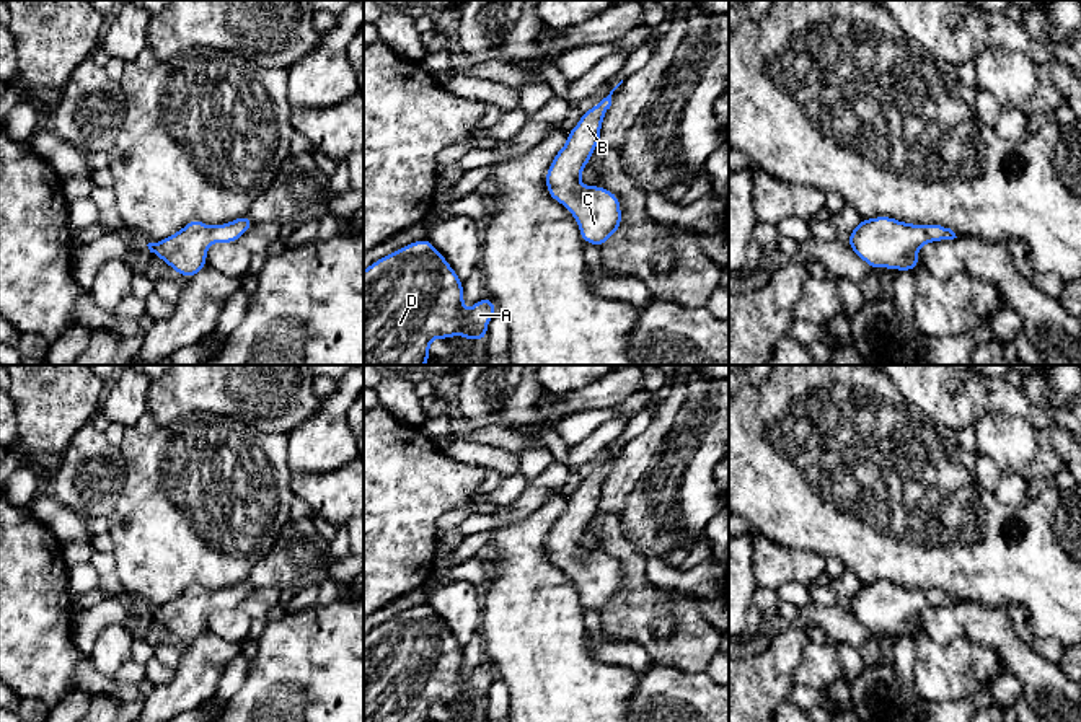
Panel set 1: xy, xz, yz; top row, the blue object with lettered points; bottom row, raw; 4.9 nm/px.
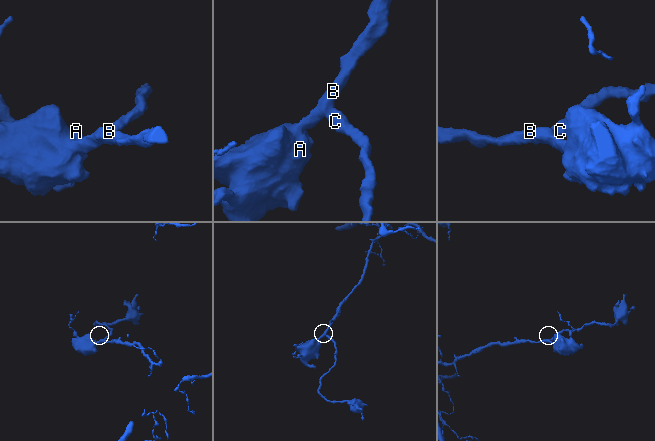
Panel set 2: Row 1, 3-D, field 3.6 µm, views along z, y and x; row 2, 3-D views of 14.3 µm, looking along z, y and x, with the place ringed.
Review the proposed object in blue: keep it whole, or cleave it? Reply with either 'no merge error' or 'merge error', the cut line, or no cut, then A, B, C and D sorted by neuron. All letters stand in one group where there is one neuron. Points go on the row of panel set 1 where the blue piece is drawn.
no merge error; cut none; groups A B C D

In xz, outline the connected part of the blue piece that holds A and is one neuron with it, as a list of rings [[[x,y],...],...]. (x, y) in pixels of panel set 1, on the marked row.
[[[427,238],[377,259],[364,271],[364,365],[426,365],[434,337],[448,341],[461,334],[468,341],[488,339],[488,323],[497,313],[494,302],[484,297],[465,311],[463,298],[463,282]]]

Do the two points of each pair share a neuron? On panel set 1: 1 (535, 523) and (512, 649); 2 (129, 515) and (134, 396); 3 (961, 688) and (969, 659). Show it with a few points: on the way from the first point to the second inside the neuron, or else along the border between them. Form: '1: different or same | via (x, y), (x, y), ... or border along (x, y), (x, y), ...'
1: same | via (522, 554), (522, 618)
2: different | border along (145, 411), (132, 426), (124, 429)
3: same | via (964, 682), (969, 677), (969, 665)

